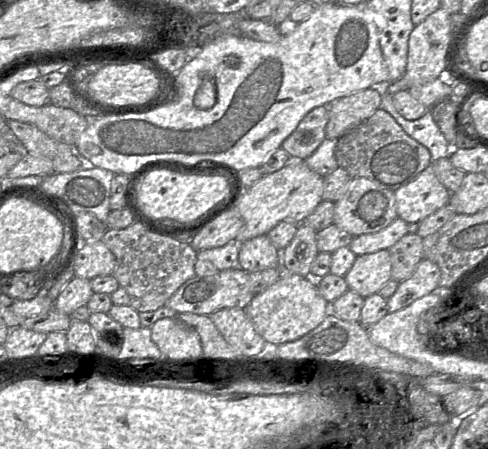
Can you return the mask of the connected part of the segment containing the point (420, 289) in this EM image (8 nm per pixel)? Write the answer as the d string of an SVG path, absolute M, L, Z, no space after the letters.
M423 258L413 274L401 281L395 293L387 299L388 312L401 310L434 291L440 284L440 276L441 271L438 265Z

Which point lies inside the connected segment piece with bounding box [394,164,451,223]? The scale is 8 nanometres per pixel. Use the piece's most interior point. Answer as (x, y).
(425, 194)

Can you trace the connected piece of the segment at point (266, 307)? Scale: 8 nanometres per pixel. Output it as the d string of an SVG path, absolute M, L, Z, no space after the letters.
M284 272L266 290L253 297L244 308L256 331L270 345L294 341L316 328L330 311L331 303L319 293L311 277Z

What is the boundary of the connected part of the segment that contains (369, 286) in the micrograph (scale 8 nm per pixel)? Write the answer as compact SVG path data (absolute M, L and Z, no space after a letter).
M382 249L357 256L344 278L348 289L365 298L378 293L380 288L392 278L391 270L390 252L388 249Z

